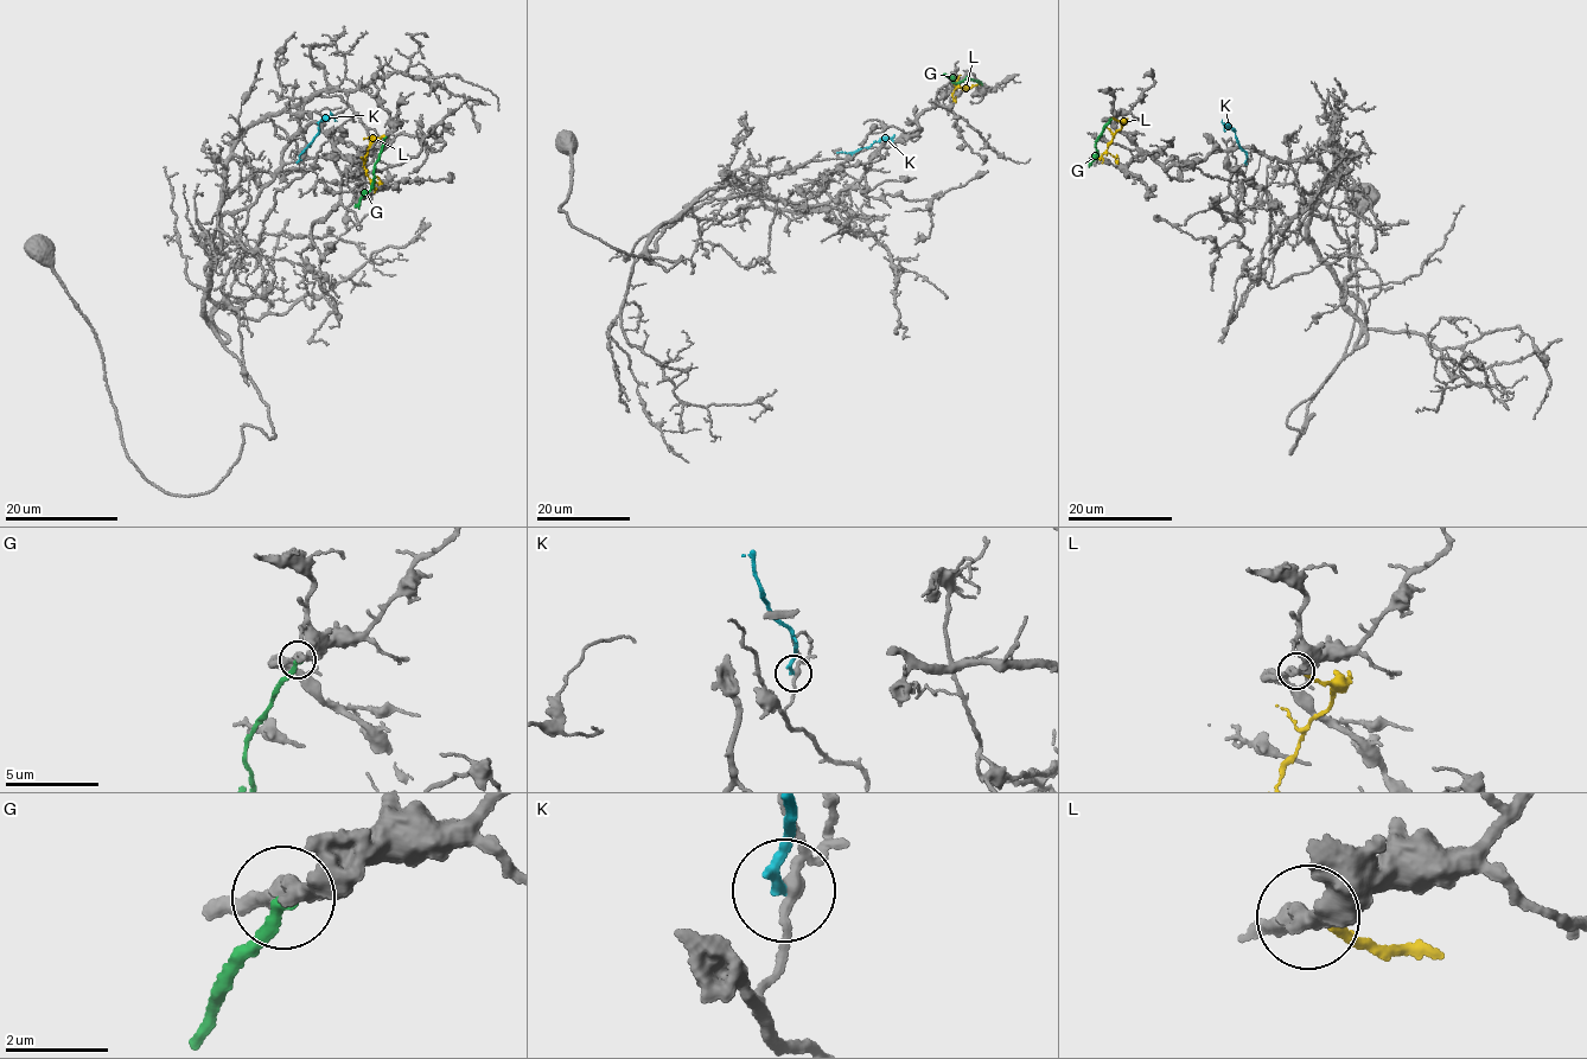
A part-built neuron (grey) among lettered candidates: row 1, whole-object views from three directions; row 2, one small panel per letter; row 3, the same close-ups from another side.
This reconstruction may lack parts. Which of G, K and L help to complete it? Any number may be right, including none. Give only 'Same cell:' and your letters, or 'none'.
Same cell: none

